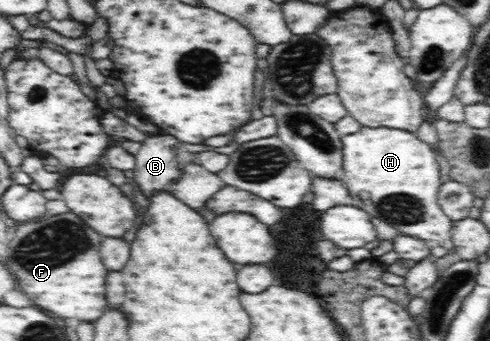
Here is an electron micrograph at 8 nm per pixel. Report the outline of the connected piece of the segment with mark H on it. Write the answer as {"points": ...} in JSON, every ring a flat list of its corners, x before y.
{"points":[[361,127,353,134,342,135,342,176,349,190,352,204,367,212,371,217,392,224,402,234,419,238,425,242,437,242,450,252,455,250,452,238,453,221,443,213,438,204,441,183,439,162,435,152,426,142,421,141,413,132,387,127]]}

